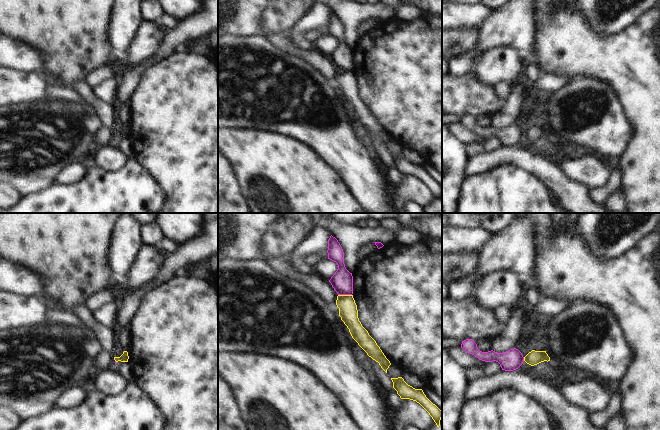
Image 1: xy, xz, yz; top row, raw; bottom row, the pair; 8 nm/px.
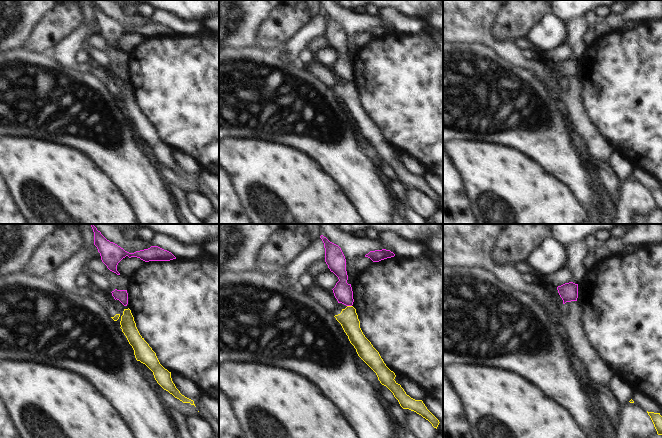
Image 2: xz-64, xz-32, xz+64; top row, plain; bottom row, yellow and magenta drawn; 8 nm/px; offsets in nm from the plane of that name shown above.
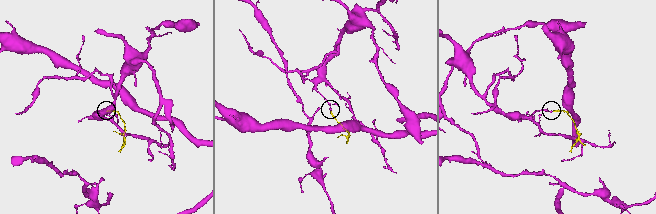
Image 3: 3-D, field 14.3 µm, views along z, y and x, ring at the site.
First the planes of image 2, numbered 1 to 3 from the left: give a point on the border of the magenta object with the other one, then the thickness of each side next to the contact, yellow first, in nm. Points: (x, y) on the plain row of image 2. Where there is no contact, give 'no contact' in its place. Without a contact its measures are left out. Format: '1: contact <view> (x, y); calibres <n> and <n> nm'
1: no contact
2: contact xz-32 (349, 82); calibres 160 and 150 nm
3: no contact

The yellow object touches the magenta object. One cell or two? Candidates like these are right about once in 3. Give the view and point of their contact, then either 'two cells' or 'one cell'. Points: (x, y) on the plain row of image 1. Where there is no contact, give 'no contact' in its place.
contact xz (345, 71); two cells

